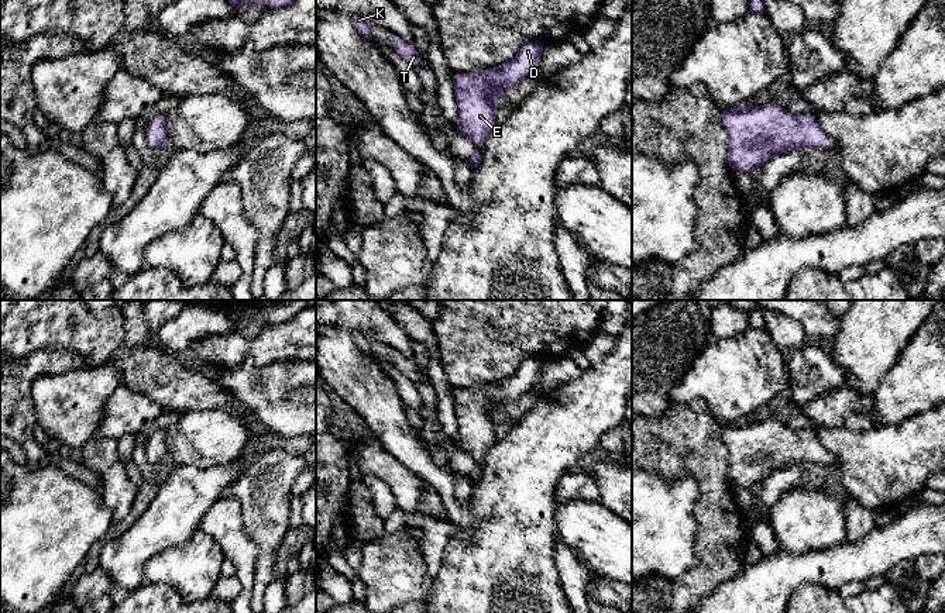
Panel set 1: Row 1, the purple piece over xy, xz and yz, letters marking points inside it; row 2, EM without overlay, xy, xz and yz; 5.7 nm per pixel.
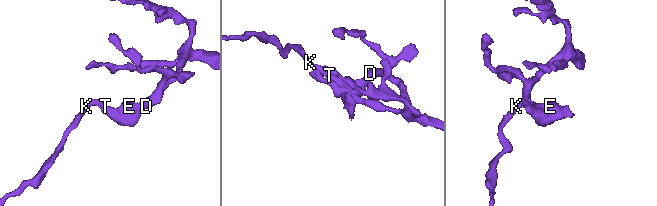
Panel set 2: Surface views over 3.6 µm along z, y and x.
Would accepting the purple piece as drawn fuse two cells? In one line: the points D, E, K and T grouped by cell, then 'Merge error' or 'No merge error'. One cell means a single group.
Groups: D E K T. No merge error

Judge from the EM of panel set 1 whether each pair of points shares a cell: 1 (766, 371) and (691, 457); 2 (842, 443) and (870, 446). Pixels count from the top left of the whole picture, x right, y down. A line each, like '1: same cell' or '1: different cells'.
1: different cells
2: same cell

